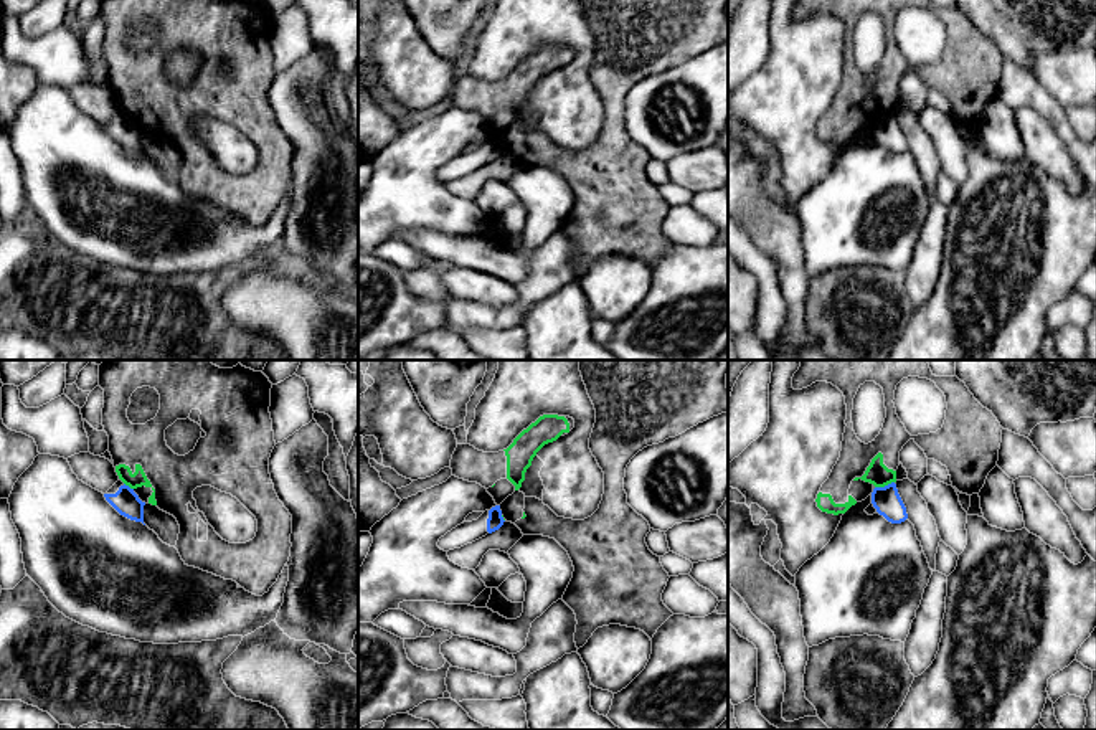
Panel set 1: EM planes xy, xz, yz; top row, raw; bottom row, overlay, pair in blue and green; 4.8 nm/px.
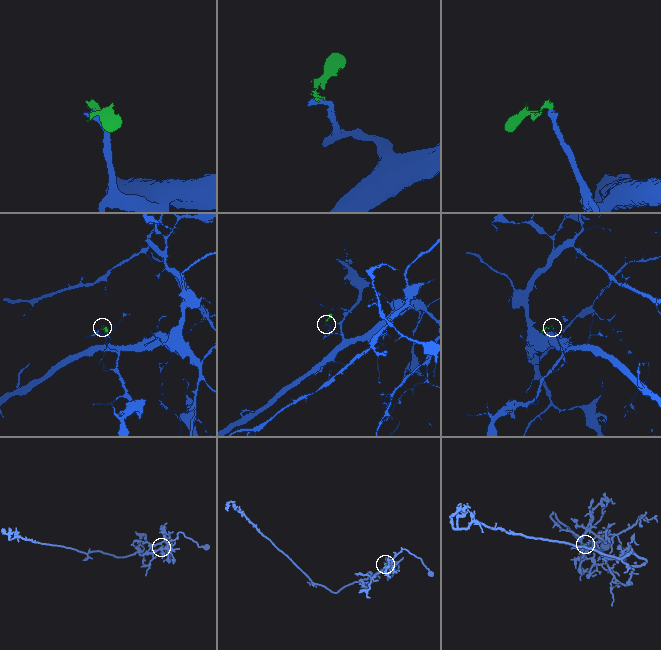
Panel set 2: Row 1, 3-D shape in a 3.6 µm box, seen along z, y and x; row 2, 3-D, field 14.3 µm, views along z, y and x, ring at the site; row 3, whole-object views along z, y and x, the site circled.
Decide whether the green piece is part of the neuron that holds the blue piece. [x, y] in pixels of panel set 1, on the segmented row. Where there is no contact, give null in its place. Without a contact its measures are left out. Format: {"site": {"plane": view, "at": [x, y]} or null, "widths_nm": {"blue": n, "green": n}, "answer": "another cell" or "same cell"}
{"site": {"plane": "yz", "at": [885, 486]}, "widths_nm": {"blue": 140, "green": 110}, "answer": "another cell"}

